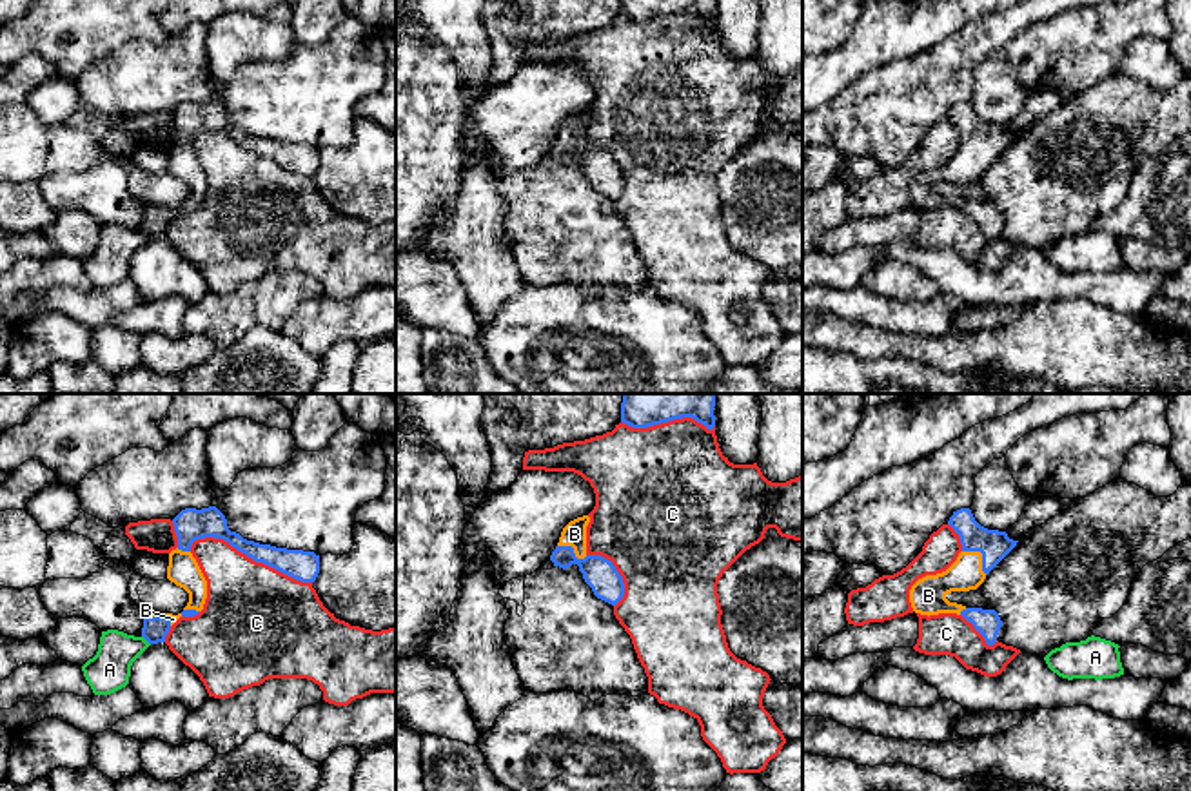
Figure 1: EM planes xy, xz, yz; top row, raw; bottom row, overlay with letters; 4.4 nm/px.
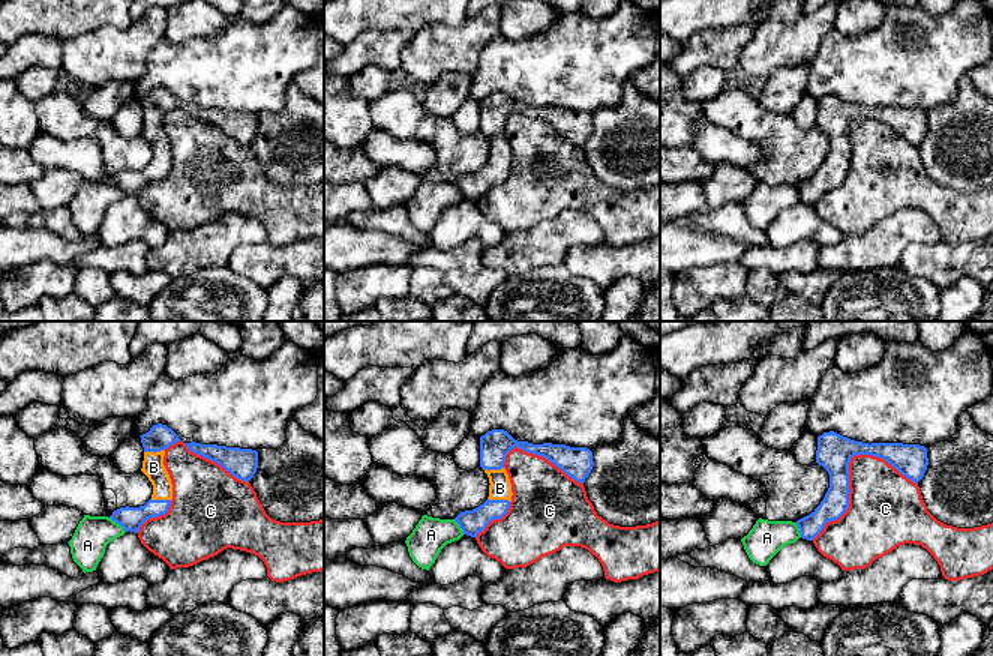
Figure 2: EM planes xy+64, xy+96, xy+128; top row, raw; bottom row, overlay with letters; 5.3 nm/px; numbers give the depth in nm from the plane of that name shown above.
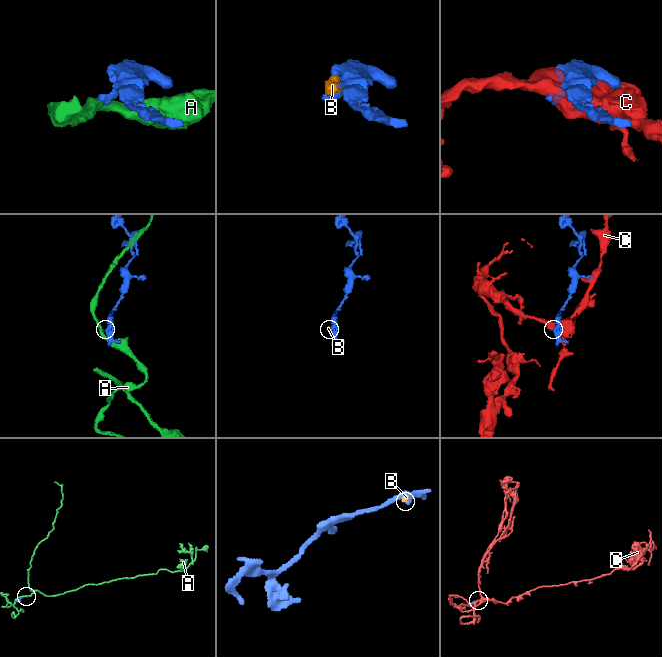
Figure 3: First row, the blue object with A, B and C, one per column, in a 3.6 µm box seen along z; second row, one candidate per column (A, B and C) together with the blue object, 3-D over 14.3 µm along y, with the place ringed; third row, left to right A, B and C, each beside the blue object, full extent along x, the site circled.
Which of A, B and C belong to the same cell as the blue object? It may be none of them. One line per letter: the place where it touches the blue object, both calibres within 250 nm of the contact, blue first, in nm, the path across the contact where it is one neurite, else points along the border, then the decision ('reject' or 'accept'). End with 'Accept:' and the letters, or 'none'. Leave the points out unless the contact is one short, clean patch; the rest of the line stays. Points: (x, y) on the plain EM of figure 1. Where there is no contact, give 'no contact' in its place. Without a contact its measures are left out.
A: contact xy (146, 233); calibres 120 and 190 nm; border xy (142, 229), (149, 238); reject
B: contact yz (983, 149); calibres 140 and 150 nm; way yz (994, 138), (983, 149), (964, 167); accept
C: contact xy (251, 151); calibres 130 and 440 nm; reject
Accept: B

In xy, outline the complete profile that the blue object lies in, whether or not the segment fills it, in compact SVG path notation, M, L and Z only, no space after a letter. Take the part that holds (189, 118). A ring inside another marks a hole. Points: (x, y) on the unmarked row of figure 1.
M185 102L174 112L178 142L169 147L167 172L189 187L182 210L194 210L203 203L207 174L191 147L198 132L214 131L227 134L232 142L256 156L263 156L296 174L314 176L320 167L320 149L303 143L276 142L243 132L231 125L225 109L216 102Z

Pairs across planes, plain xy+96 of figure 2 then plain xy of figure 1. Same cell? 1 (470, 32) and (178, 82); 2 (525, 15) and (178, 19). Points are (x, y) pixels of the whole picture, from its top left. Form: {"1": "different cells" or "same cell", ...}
{"1": "same cell", "2": "different cells"}

